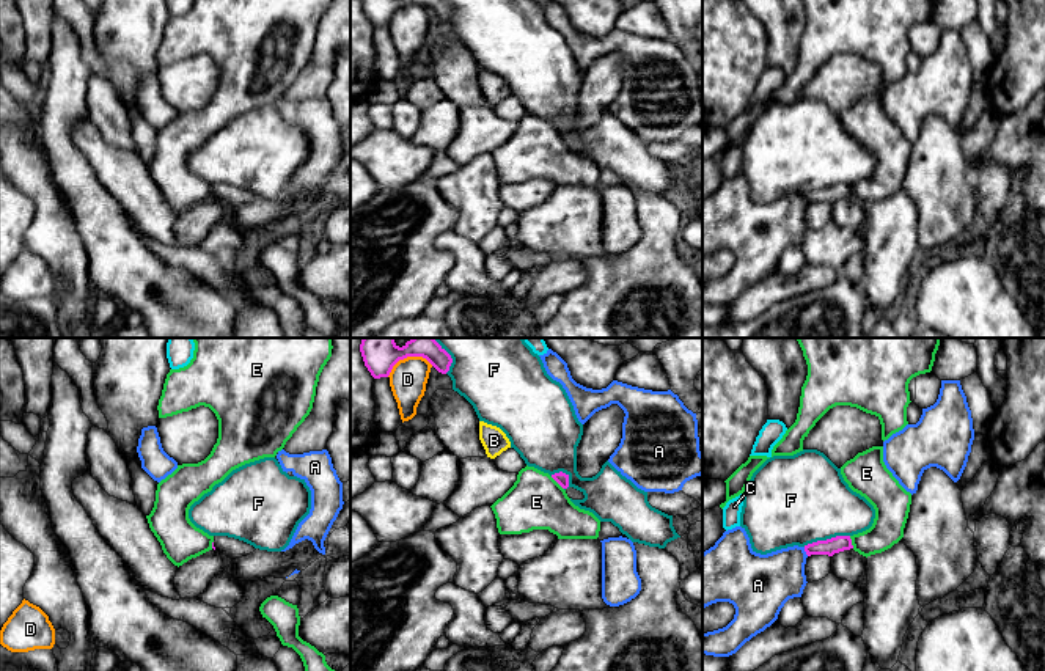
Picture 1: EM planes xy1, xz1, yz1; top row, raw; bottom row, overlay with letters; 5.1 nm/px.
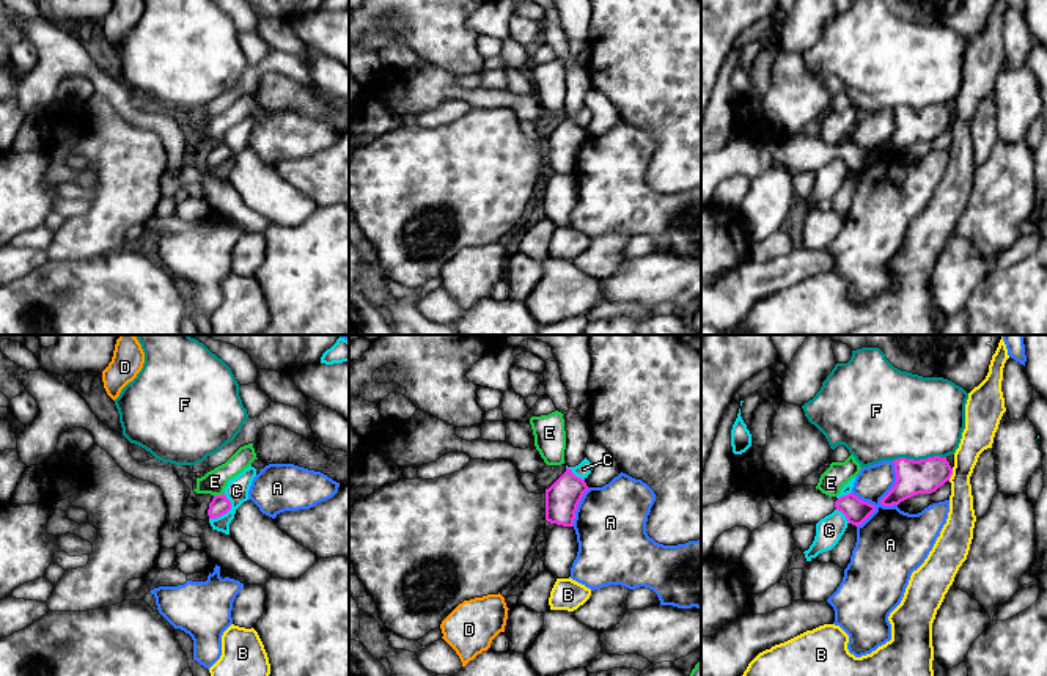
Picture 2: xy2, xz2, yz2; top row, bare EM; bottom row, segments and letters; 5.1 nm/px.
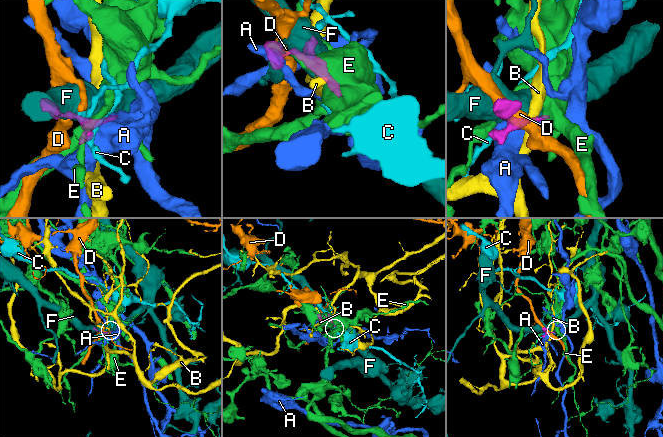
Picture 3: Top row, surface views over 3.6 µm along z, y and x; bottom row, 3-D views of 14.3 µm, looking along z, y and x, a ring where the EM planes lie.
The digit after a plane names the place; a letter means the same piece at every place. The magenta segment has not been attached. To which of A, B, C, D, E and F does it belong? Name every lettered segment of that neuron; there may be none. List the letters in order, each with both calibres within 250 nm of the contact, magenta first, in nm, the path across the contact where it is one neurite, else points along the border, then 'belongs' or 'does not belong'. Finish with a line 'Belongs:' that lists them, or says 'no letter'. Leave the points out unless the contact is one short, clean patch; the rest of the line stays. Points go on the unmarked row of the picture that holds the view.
A: 180/260 nm | does not belong
B: 180/160 nm | along yz2 (953, 117), (948, 128) | does not belong
C: 100/120 nm | along xy2 (225, 142), (230, 156), (209, 167) | does not belong
D: 130/190 nm | along xz1 (432, 13), (421, 5), (404, 5), (387, 24) | does not belong
E: 70/280 nm | does not belong
F: 180/440 nm | does not belong
Belongs: no letter

